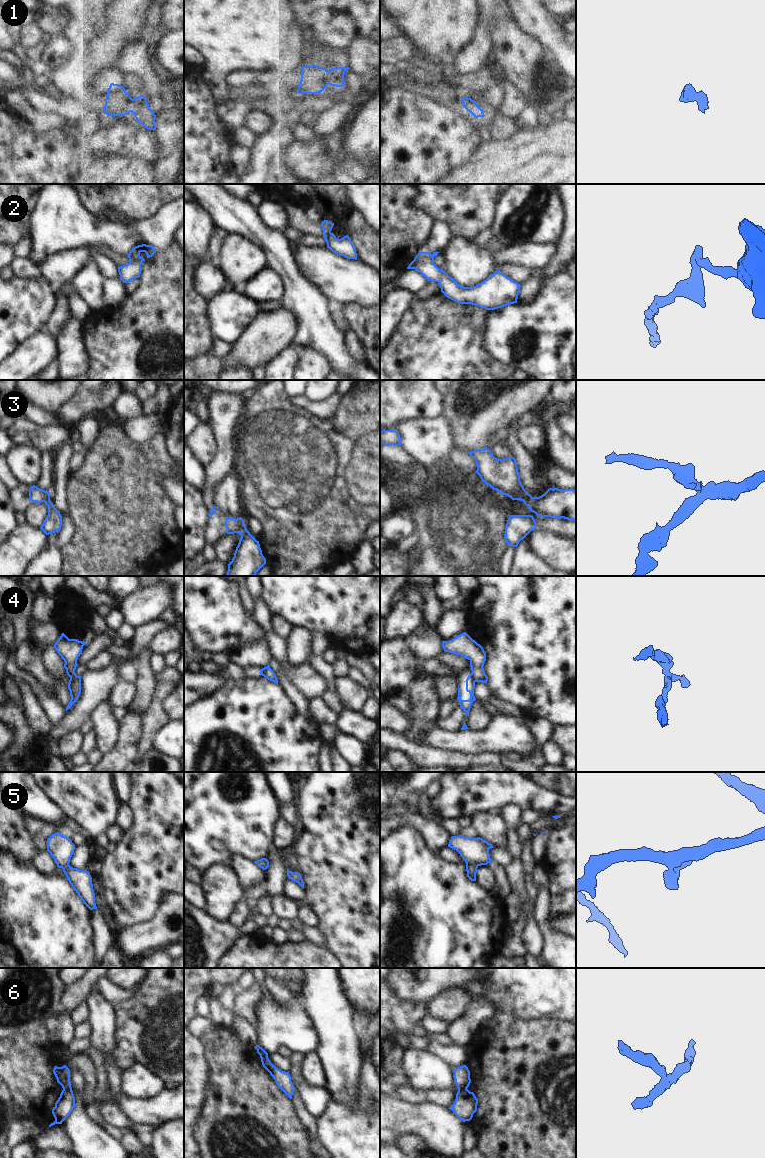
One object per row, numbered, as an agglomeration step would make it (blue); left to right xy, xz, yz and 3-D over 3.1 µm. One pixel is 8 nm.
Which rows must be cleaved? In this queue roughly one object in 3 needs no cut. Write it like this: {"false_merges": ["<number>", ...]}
{"false_merges": ["2", "3", "4", "6"]}

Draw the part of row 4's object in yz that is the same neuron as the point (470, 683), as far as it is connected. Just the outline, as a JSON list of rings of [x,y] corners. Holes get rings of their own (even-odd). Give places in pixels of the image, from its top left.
[[[471,672],[471,674],[466,679],[466,691],[470,693],[469,700],[462,700],[461,699],[462,695],[460,693],[460,688],[458,685],[457,700],[459,702],[460,707],[466,712],[466,715],[469,713],[472,703],[476,700],[476,698],[474,696],[474,688],[475,688],[475,681],[474,681],[474,677]]]

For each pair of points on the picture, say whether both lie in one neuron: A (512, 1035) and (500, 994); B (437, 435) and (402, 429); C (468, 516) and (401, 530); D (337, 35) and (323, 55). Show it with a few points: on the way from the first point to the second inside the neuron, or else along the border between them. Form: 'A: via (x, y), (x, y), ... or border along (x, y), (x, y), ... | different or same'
A: border along (497, 1010), (512, 1012), (527, 1020) | different
B: via (428, 435), (415, 435), (411, 431) | same
C: border along (405, 513), (414, 524), (415, 531) | different
D: border along (305, 49), (313, 40), (317, 40), (338, 51) | different

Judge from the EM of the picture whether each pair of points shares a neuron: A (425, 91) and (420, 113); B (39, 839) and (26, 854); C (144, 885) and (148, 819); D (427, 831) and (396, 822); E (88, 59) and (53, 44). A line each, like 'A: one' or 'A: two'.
A: two
B: two
C: one
D: one
E: two

